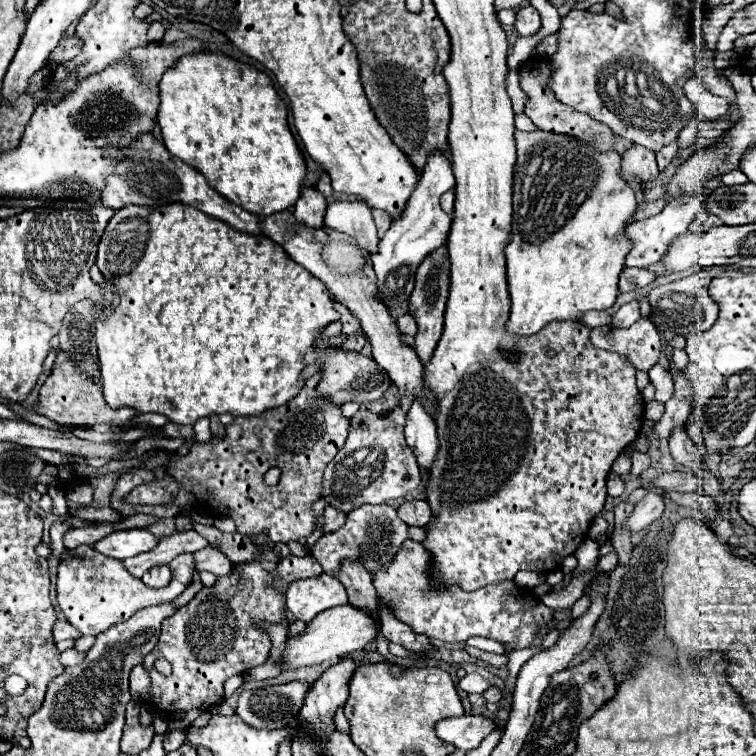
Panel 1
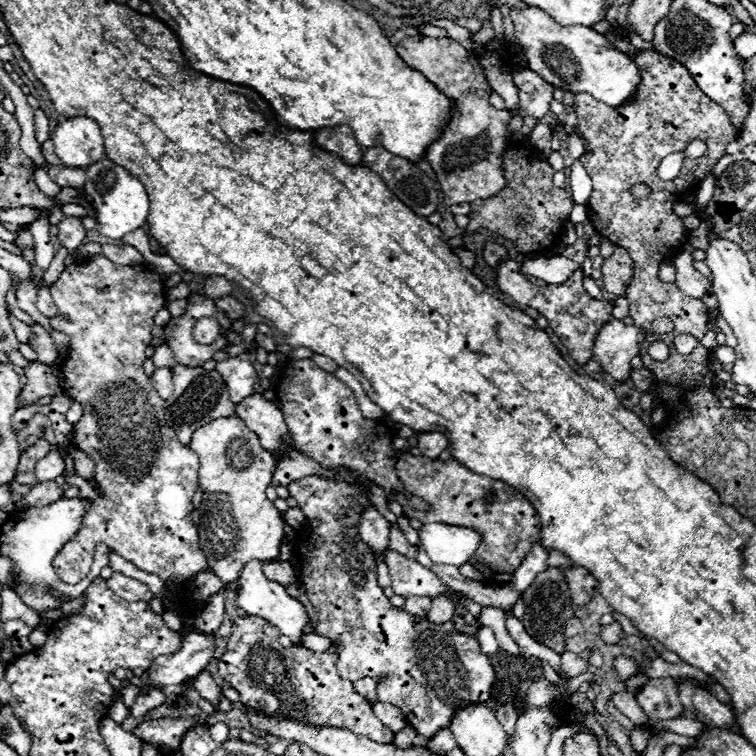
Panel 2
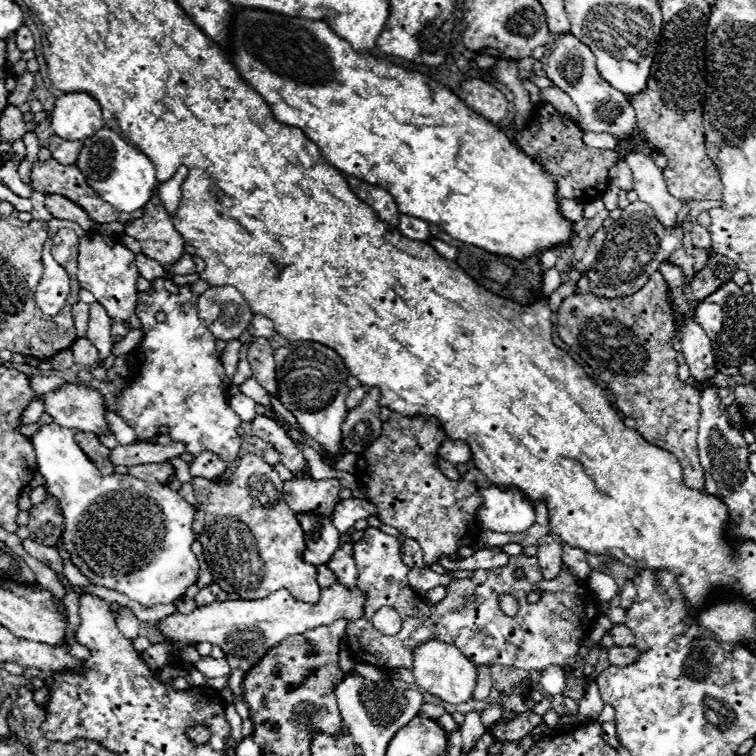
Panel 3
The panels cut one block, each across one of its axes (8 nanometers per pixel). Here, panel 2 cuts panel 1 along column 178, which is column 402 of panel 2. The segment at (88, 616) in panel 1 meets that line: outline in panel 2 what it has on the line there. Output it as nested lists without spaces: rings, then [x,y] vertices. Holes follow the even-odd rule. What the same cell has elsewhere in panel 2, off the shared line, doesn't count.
[[[384,550],[384,558],[390,568],[394,594],[400,594],[404,598],[428,596],[434,600],[442,592],[452,592],[440,582],[440,578],[434,572],[430,572],[418,562],[408,562],[408,558],[400,558],[396,550]]]

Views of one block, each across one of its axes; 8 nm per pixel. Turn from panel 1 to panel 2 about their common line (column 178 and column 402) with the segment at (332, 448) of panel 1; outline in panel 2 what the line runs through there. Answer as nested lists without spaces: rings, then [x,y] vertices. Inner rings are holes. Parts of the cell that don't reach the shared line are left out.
[[[404,454],[396,462],[396,474],[404,486],[406,494],[420,496],[424,502],[430,504],[426,512],[410,508],[406,494],[398,492],[396,500],[404,508],[404,516],[418,518],[422,524],[428,522],[442,522],[442,524],[454,524],[454,526],[468,526],[482,534],[482,542],[470,564],[484,574],[486,582],[496,584],[508,584],[512,580],[512,574],[530,548],[540,540],[540,518],[534,510],[534,506],[512,486],[508,486],[502,480],[492,480],[482,474],[474,474],[456,460],[442,462],[442,460],[430,460],[424,456]],[[488,490],[494,490],[496,500],[492,504],[484,502],[484,494]]]

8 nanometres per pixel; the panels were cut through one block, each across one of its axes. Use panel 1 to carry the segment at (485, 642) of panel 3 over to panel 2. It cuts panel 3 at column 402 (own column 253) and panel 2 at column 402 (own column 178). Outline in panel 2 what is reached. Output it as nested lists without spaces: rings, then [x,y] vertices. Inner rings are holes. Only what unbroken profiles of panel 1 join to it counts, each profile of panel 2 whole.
[[[318,476],[294,480],[288,490],[290,496],[298,500],[298,508],[304,512],[306,520],[320,518],[320,526],[316,530],[300,532],[304,540],[296,540],[296,556],[300,562],[300,584],[304,586],[312,606],[318,610],[318,626],[314,632],[330,642],[338,642],[338,674],[350,682],[360,678],[376,678],[378,700],[398,706],[404,712],[406,722],[426,738],[432,738],[440,728],[446,728],[458,708],[486,702],[494,682],[494,668],[490,658],[480,652],[478,638],[472,634],[456,634],[452,622],[432,626],[426,618],[414,618],[406,610],[392,606],[390,600],[386,600],[384,590],[376,584],[374,568],[362,566],[362,562],[374,560],[358,534],[358,518],[362,506],[370,502],[368,496],[360,488]]]

